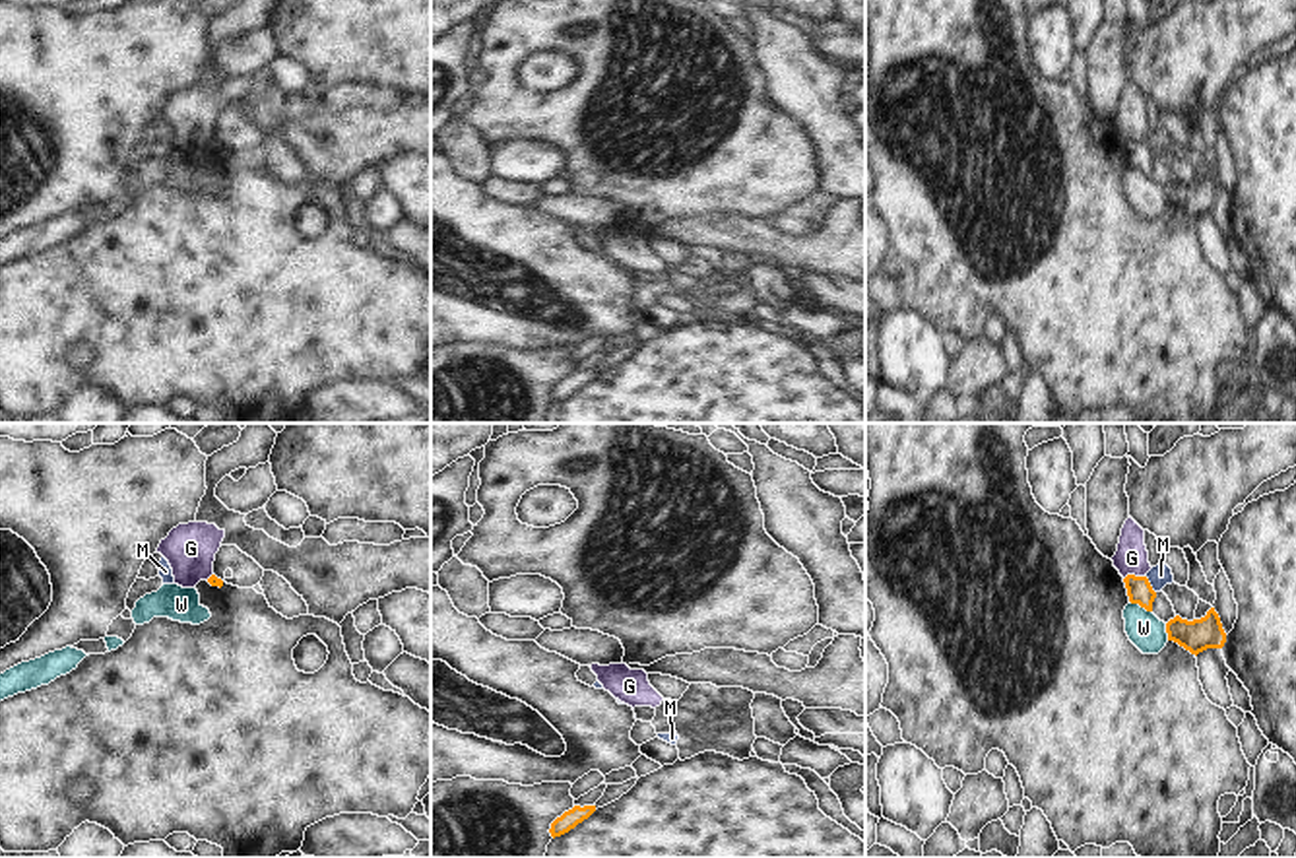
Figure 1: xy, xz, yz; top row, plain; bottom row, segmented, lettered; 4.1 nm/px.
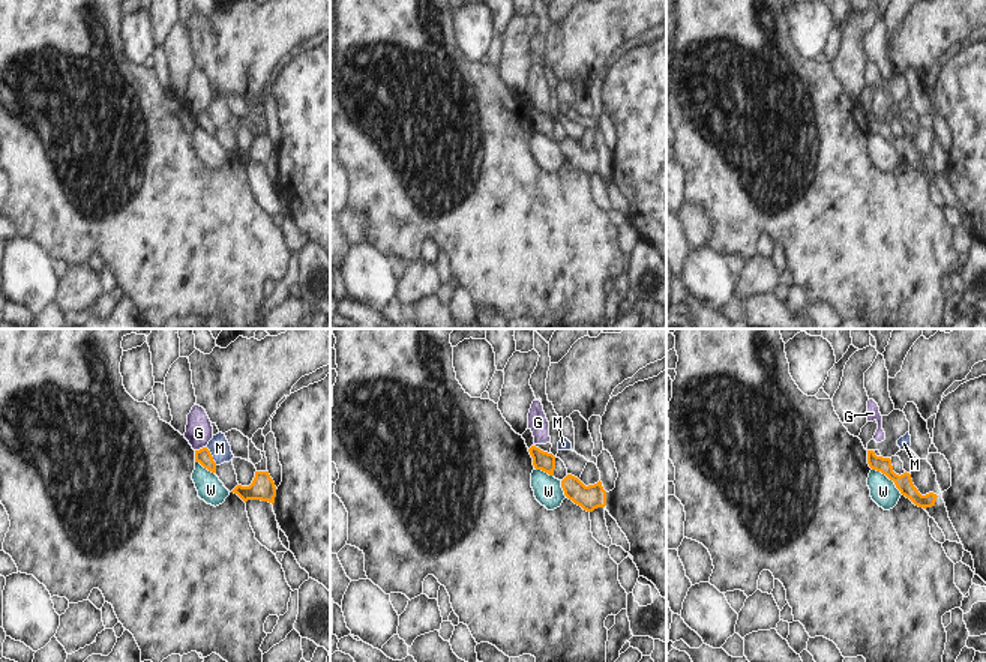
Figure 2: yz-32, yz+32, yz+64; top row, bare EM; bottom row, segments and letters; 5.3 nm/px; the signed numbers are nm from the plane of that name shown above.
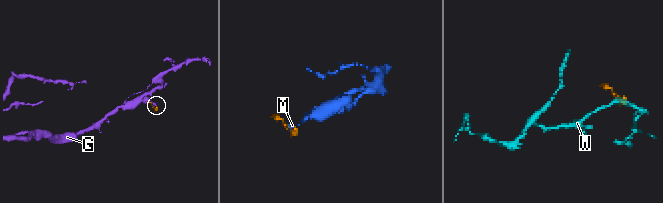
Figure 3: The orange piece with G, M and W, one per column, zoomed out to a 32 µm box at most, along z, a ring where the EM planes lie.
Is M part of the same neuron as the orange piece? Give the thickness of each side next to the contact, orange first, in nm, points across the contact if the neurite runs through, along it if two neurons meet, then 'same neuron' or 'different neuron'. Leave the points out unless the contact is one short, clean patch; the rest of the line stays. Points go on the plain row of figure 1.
calibres 110 and 90 nm; border yz (1145, 140), (1155, 158); different neuron

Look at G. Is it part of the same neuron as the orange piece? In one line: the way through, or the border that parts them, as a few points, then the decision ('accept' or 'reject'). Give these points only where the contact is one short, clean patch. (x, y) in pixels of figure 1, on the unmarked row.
border yz (1143, 140), (1128, 140), (1124, 144); reject

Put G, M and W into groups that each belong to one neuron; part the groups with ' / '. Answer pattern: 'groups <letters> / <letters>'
groups G / M / W

